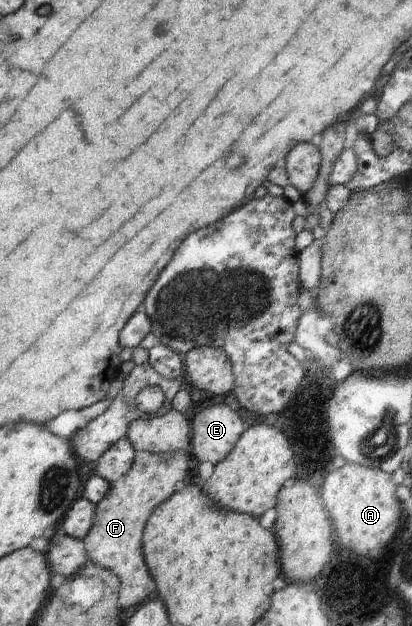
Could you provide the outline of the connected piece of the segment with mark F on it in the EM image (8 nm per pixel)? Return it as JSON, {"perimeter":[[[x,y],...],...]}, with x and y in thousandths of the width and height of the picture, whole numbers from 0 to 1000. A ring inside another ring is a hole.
{"perimeter":[[[335,719],[318,752],[272,773],[255,797],[233,805],[228,840],[204,861],[204,869],[221,898],[274,912],[294,927],[286,963],[294,974],[333,970],[337,963],[357,960],[371,944],[381,944],[381,931],[362,919],[347,890],[347,845],[371,816],[430,784],[430,772],[456,764],[468,741],[466,728],[451,722],[374,725]]]}

